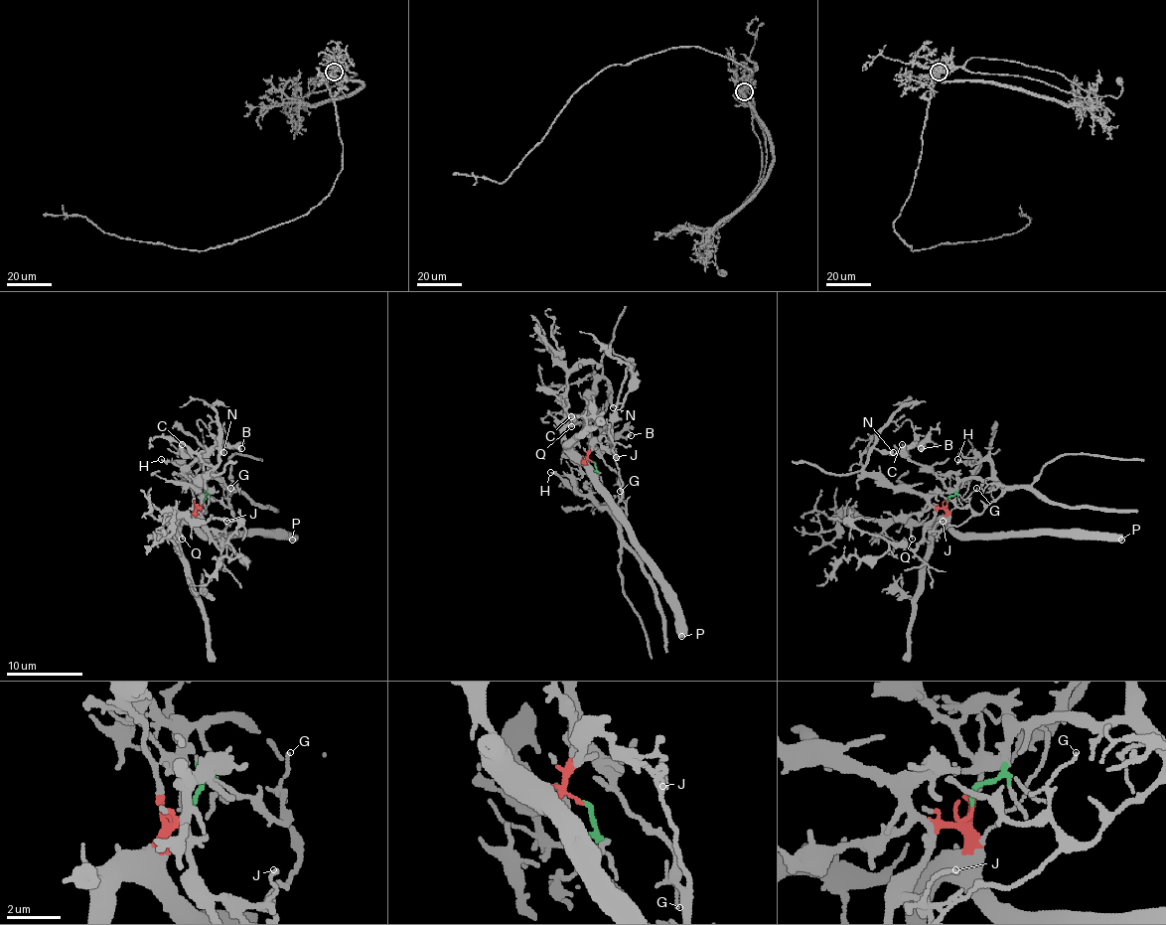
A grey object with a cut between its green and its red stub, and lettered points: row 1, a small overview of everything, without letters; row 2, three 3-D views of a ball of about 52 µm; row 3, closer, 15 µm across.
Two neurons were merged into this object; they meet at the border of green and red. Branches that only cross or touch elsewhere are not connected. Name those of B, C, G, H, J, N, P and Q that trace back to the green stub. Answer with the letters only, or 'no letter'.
G, H

